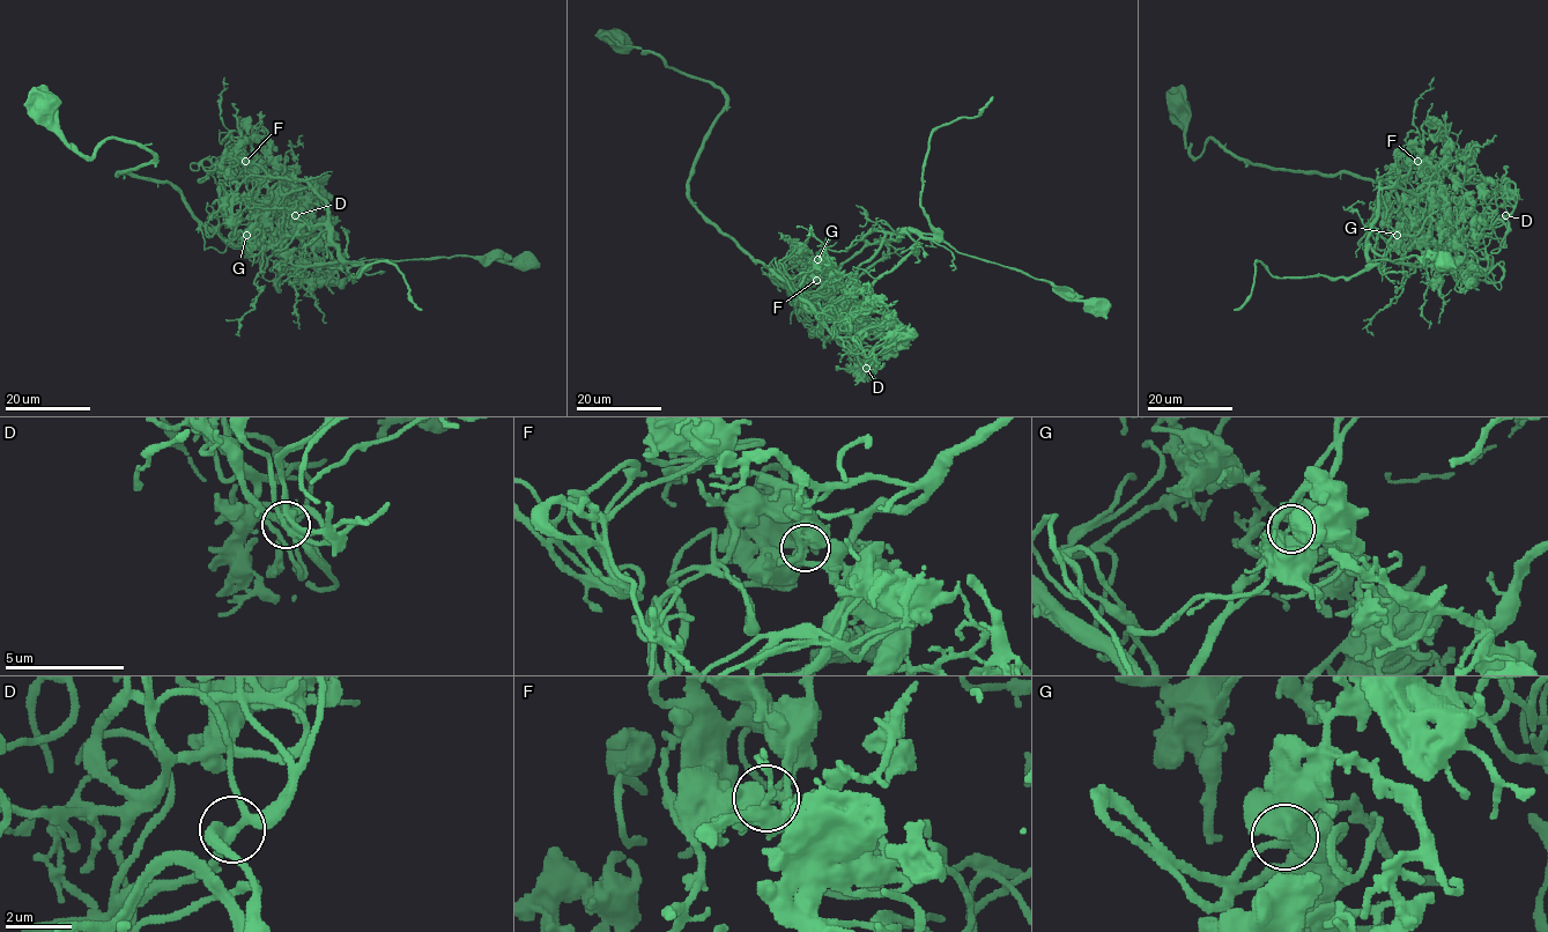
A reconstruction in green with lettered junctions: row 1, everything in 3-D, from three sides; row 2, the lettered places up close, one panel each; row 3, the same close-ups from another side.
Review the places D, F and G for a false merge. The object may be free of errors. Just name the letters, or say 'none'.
F

